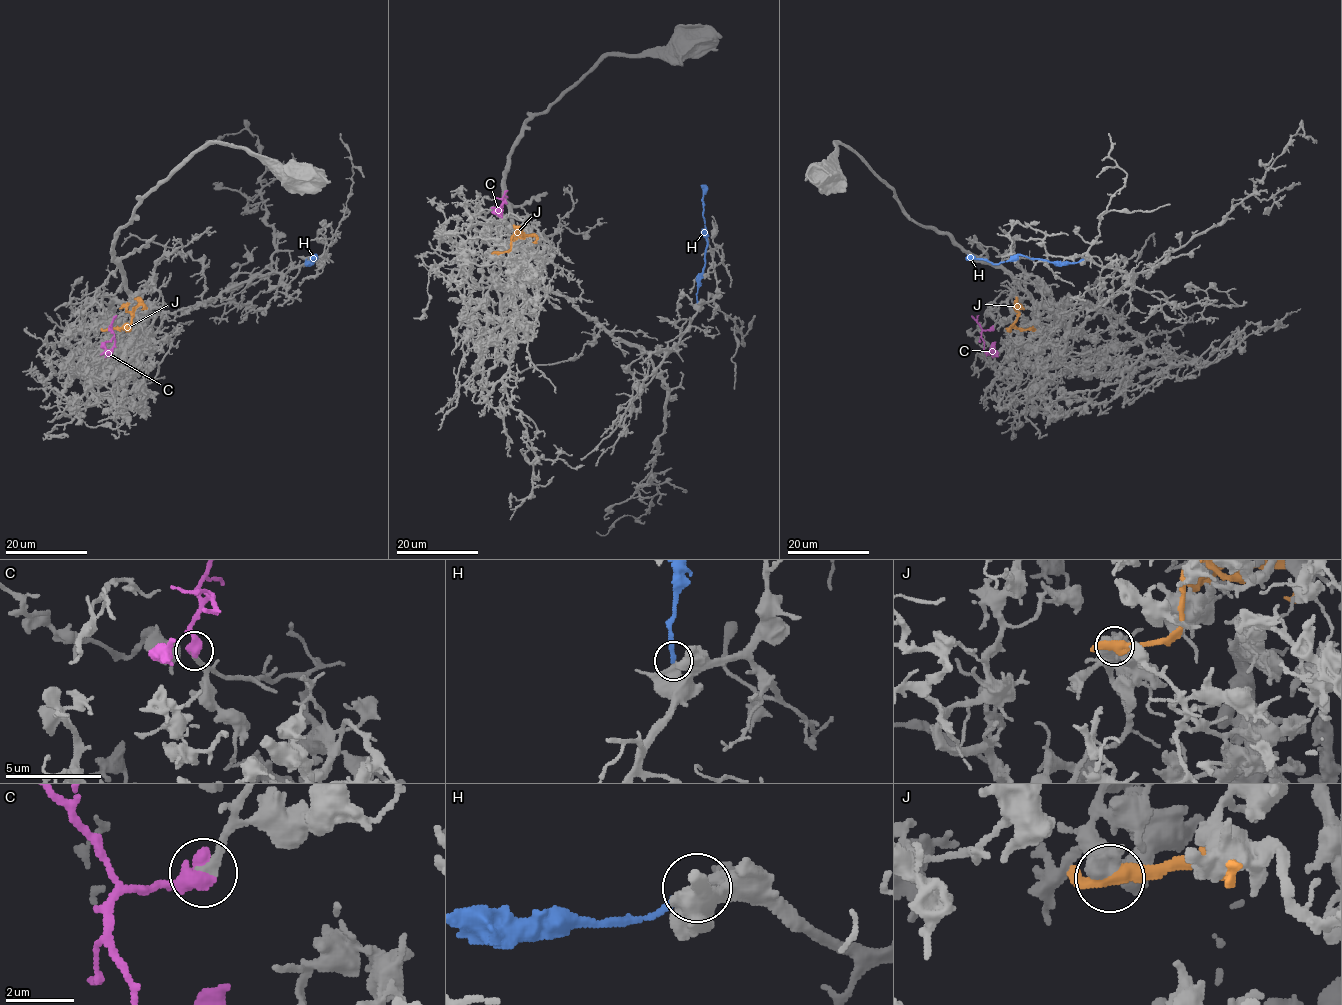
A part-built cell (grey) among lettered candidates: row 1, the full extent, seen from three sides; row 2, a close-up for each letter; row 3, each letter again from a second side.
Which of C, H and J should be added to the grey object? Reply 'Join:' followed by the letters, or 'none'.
Join: C

